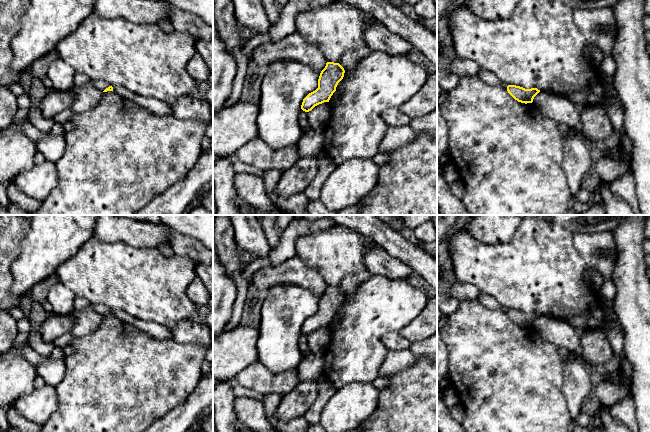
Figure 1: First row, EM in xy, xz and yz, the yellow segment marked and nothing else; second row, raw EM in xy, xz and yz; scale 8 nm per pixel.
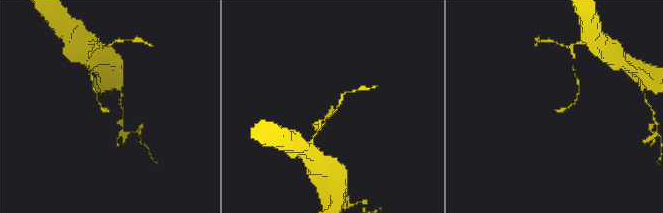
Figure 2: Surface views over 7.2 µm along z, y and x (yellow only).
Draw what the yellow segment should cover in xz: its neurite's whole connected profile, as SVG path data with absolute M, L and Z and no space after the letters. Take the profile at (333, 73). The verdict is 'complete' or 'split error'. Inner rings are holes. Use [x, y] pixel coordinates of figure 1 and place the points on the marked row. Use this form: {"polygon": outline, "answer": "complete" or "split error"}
{"polygon": "M327 62L320 73L318 88L303 99L301 109L309 112L317 105L329 102L338 83L343 79L344 73L345 70L339 63Z", "answer": "complete"}

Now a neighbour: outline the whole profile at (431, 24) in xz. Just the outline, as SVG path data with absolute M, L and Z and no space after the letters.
M437 16L431 19L421 19L420 24L437 35Z

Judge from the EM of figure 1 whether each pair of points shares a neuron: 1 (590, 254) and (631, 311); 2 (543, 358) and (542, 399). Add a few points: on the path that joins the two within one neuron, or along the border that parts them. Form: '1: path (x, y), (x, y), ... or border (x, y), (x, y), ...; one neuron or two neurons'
1: border (616, 255), (614, 272), (610, 278); two neurons
2: path (542, 368), (542, 389); one neuron

